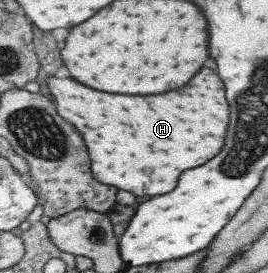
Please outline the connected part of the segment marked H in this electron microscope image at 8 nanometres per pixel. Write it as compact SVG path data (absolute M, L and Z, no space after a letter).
M202 69L186 89L178 89L174 93L162 93L154 97L130 97L116 93L102 93L90 89L74 79L58 79L54 75L47 78L47 86L56 103L60 103L58 111L70 123L82 129L92 161L94 161L94 177L104 185L114 185L118 189L132 191L140 197L144 195L166 195L176 189L180 175L186 169L200 167L214 159L226 145L226 133L230 125L230 105L226 99L226 85L218 73L212 69Z

